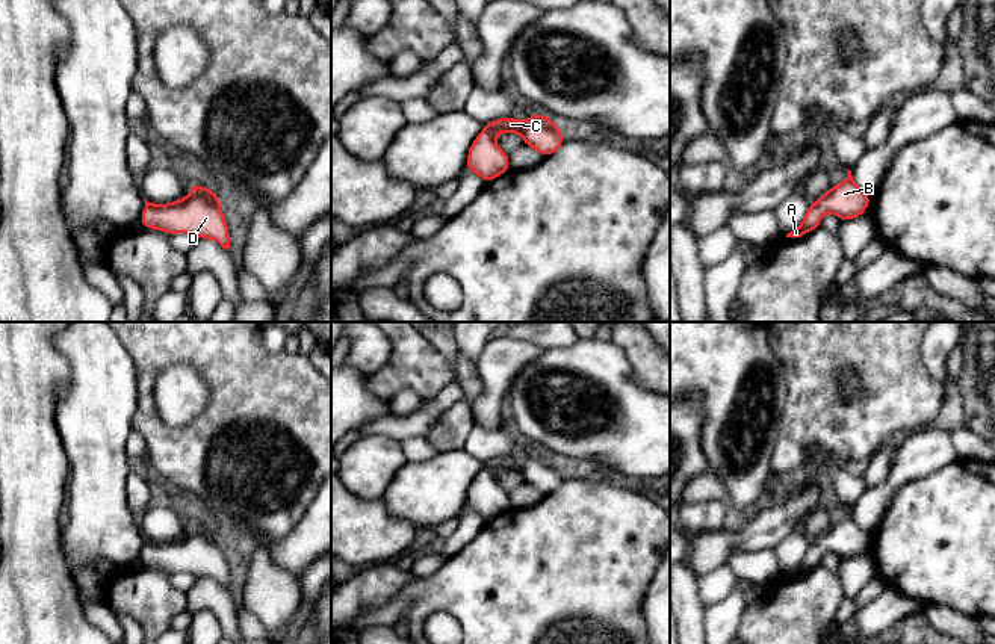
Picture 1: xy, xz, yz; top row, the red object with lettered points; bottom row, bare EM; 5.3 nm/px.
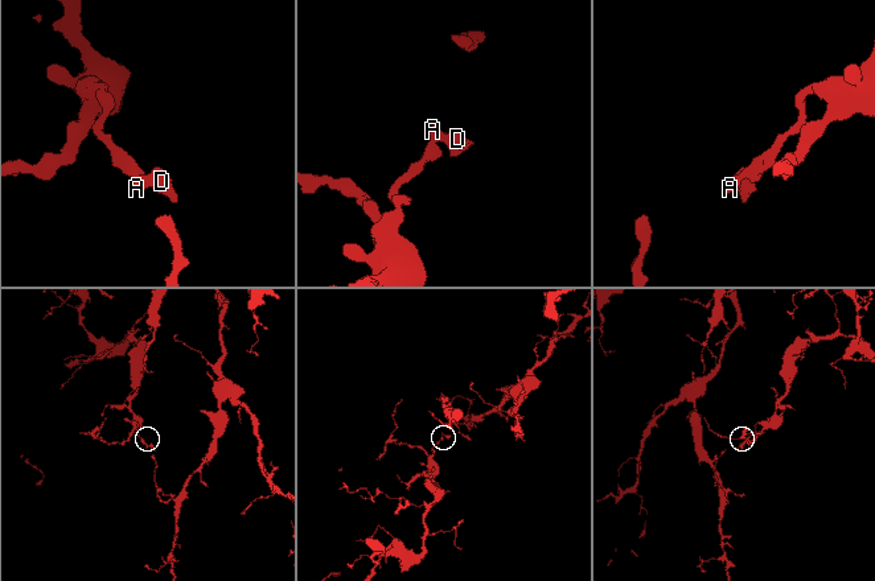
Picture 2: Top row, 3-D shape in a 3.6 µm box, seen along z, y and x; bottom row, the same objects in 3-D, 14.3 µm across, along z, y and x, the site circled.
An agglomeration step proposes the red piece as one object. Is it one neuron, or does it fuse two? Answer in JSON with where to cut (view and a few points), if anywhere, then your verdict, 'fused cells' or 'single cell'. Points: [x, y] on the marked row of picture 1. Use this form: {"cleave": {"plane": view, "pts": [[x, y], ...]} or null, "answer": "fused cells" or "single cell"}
{"cleave": null, "answer": "single cell"}

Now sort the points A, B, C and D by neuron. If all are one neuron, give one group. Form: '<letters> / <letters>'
A B C D

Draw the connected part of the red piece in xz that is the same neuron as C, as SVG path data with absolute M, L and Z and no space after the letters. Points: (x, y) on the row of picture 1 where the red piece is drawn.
M535 112L525 121L513 116L499 118L484 124L484 130L475 138L467 151L467 171L473 171L487 183L507 172L510 168L508 153L496 144L498 133L516 133L523 144L537 150L544 157L553 154L564 144L563 132L555 121Z

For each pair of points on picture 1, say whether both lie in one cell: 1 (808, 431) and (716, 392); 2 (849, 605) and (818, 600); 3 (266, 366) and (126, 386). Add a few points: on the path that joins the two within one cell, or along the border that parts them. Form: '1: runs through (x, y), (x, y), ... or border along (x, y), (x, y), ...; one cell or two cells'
1: border along (787, 384), (787, 399), (776, 448), (771, 454); two cells
2: border along (844, 597), (833, 617); two cells
3: border along (126, 351), (136, 383), (132, 419); two cells

